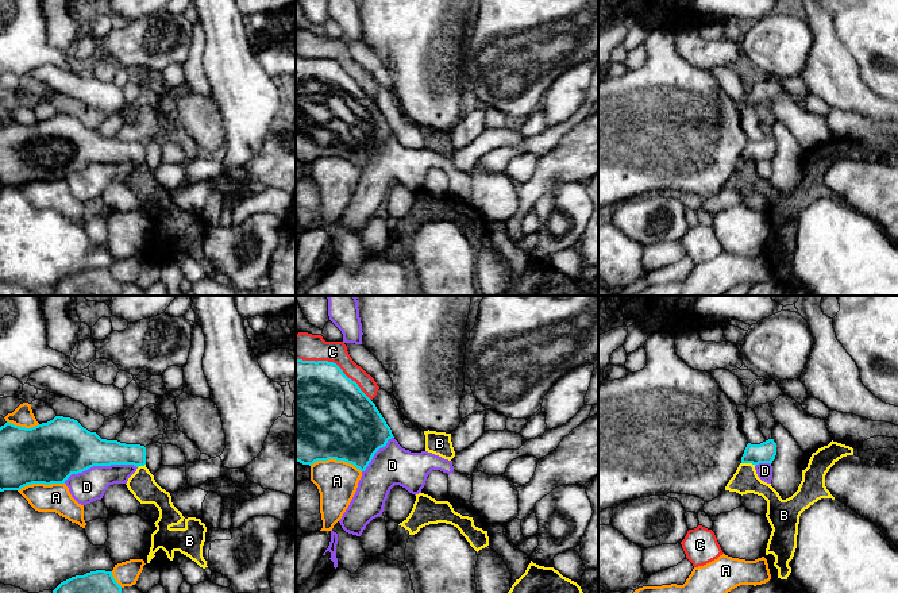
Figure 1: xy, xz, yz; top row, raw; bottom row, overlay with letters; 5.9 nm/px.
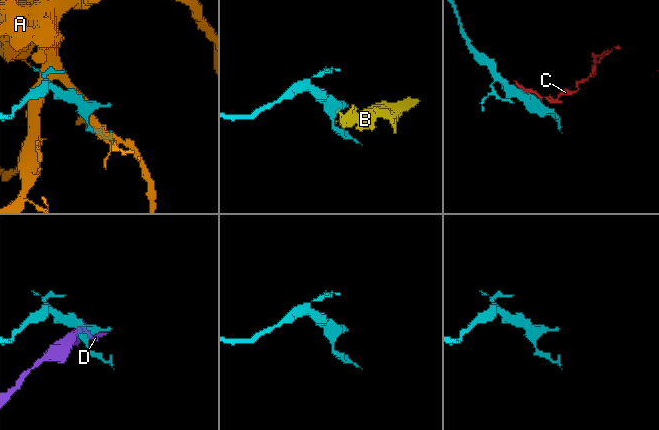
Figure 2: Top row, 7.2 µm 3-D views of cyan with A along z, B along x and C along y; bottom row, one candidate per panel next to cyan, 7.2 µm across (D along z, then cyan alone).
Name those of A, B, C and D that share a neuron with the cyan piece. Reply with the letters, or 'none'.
none

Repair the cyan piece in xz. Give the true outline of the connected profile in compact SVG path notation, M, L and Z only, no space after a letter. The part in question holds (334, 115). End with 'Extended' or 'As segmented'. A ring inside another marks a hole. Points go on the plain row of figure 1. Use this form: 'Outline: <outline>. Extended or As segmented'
Outline: M296 57L296 158L313 162L317 158L344 158L365 169L374 151L394 135L390 124L375 101L361 88L358 81L328 58Z. As segmented

